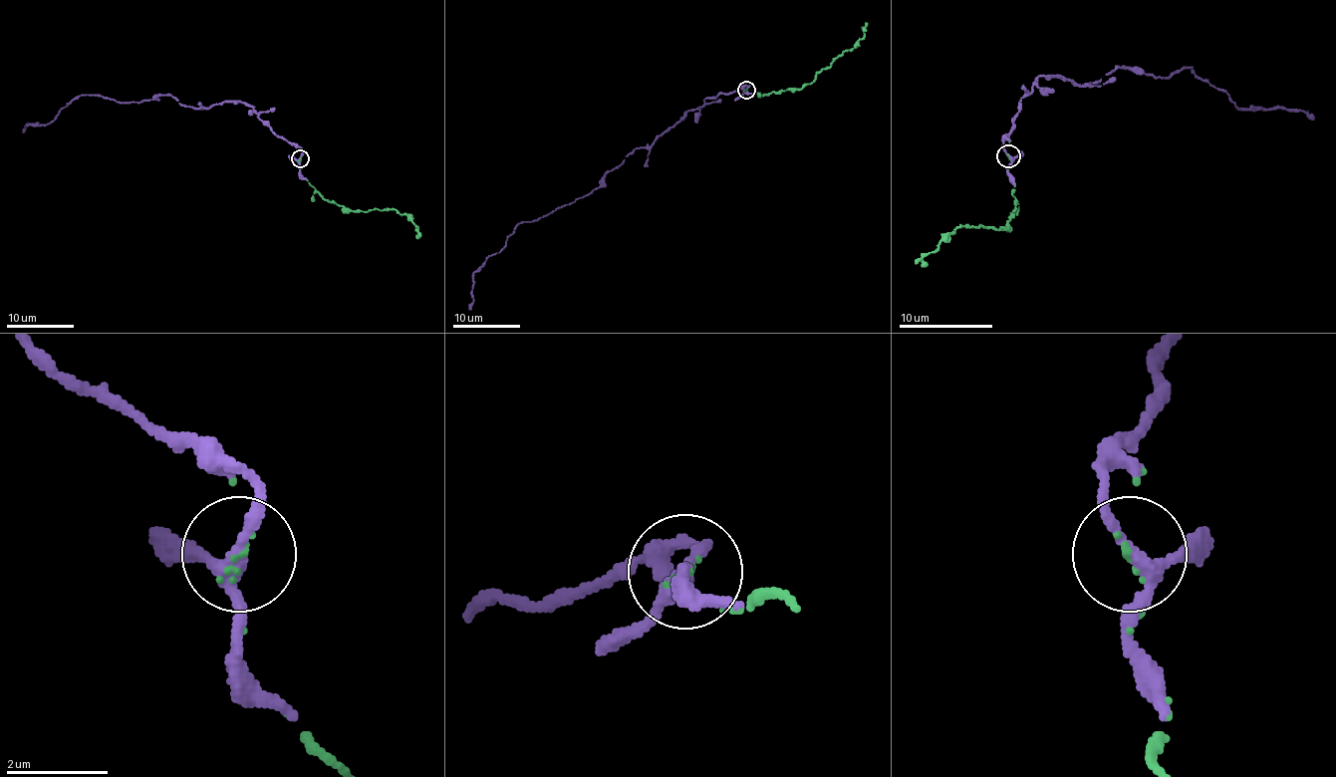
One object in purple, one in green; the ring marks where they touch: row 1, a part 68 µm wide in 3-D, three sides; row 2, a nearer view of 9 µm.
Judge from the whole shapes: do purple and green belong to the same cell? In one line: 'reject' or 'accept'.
accept

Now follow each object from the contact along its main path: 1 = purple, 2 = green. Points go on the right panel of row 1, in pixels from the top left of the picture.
1: (1007, 156), (1012, 117), (1040, 77), (1087, 86), (1116, 67), (1153, 77), (1186, 67), (1237, 108), (1313, 119)
2: (1007, 156), (1007, 170), (1014, 182), (1014, 210), (1007, 227), (958, 227), (923, 258), (921, 267)

